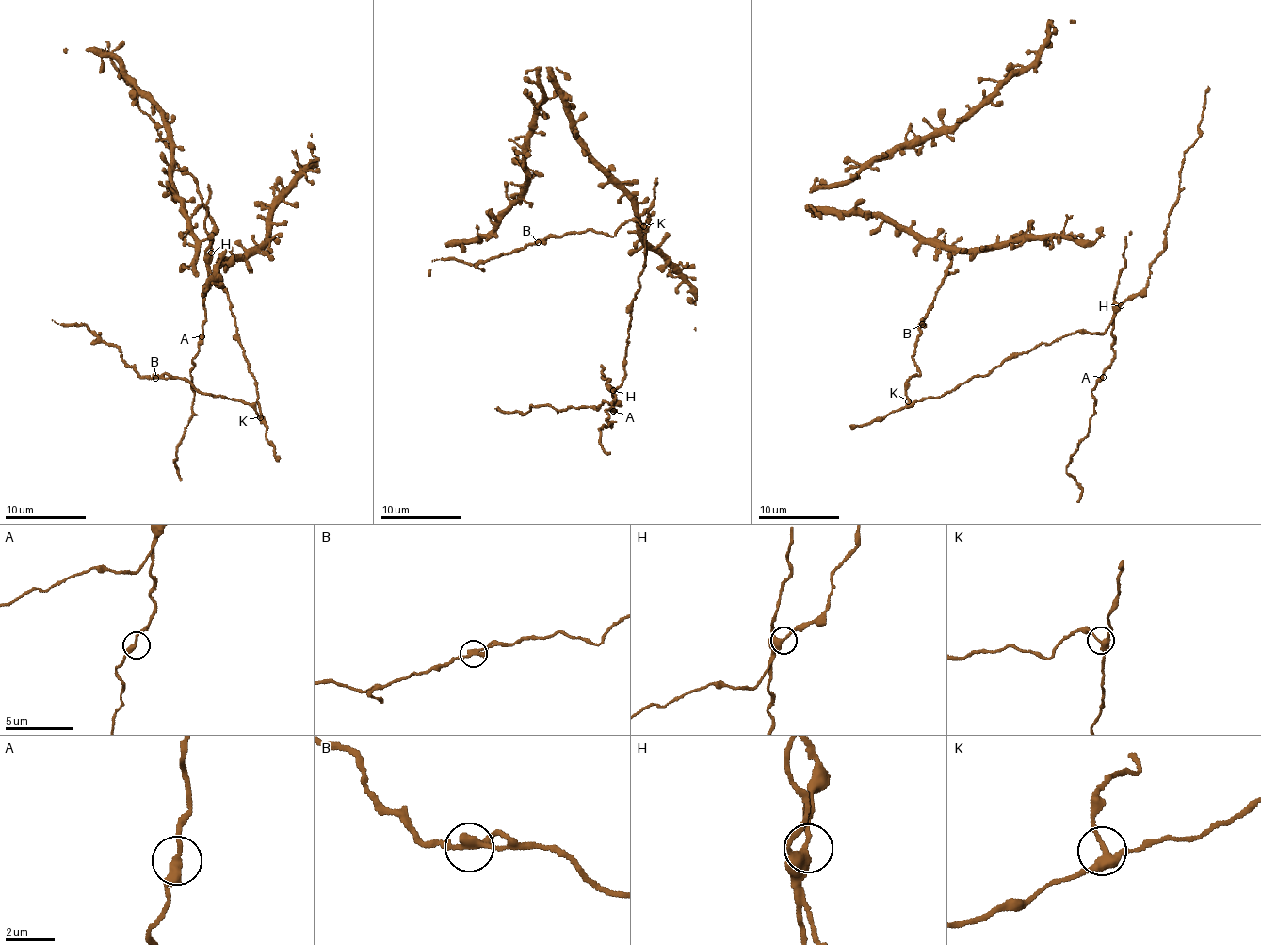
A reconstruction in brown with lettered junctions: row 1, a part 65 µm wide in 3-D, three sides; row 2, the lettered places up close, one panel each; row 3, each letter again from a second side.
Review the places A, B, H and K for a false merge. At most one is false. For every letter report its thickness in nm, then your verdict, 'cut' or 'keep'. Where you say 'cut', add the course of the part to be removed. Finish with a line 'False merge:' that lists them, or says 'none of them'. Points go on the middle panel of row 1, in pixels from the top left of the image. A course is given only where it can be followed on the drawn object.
A: 320 nm | keep
B: 280 nm | keep
H: 300 nm | keep
K: 320 nm | keep
False merge: none of them

